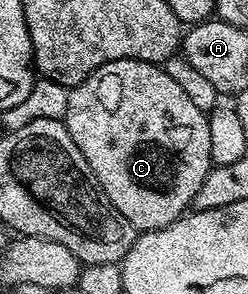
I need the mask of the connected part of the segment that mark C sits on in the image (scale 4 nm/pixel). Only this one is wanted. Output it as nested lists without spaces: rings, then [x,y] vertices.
[[[120,59],[95,69],[95,73],[91,73],[82,83],[78,83],[76,87],[70,90],[63,122],[67,133],[71,133],[71,141],[75,141],[79,153],[83,153],[87,165],[91,165],[91,173],[95,173],[101,186],[101,192],[109,198],[111,205],[115,205],[115,209],[119,209],[119,213],[123,213],[123,217],[127,217],[129,224],[138,233],[158,231],[186,214],[190,210],[195,193],[199,193],[199,187],[203,185],[209,168],[213,166],[208,114],[201,111],[199,105],[193,104],[187,98],[187,93],[183,93],[183,88],[176,81],[171,81],[171,77],[166,73],[164,66],[156,63],[148,63],[138,59]]]

